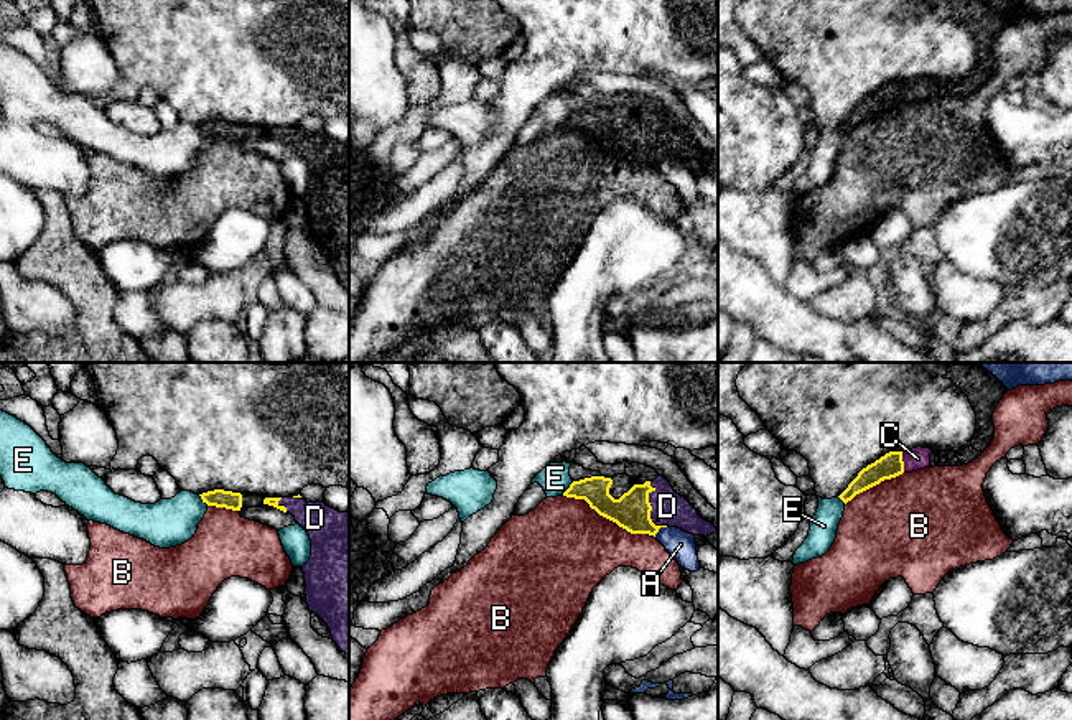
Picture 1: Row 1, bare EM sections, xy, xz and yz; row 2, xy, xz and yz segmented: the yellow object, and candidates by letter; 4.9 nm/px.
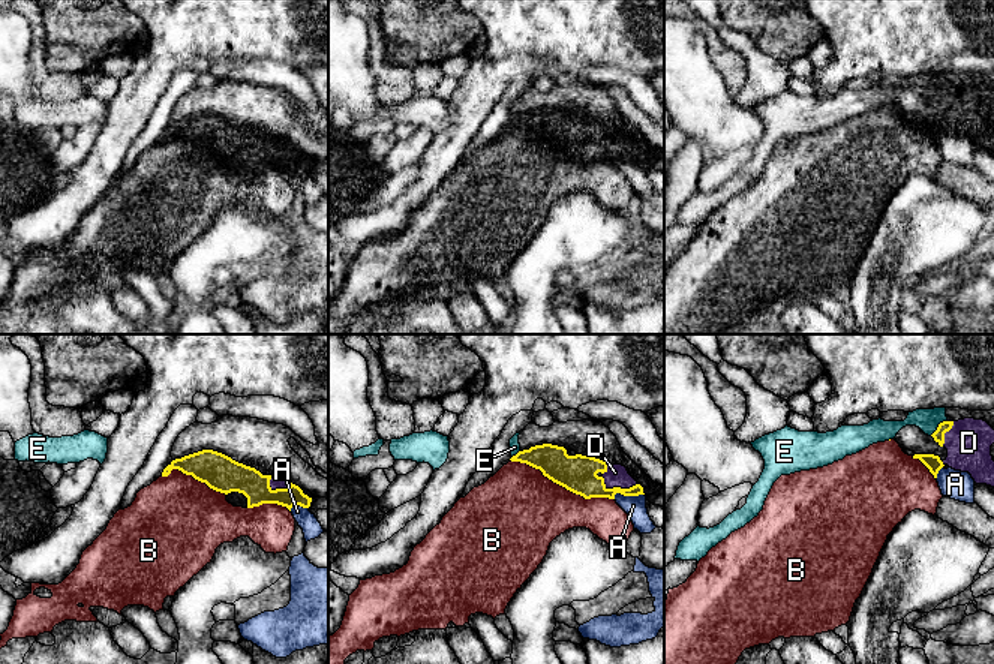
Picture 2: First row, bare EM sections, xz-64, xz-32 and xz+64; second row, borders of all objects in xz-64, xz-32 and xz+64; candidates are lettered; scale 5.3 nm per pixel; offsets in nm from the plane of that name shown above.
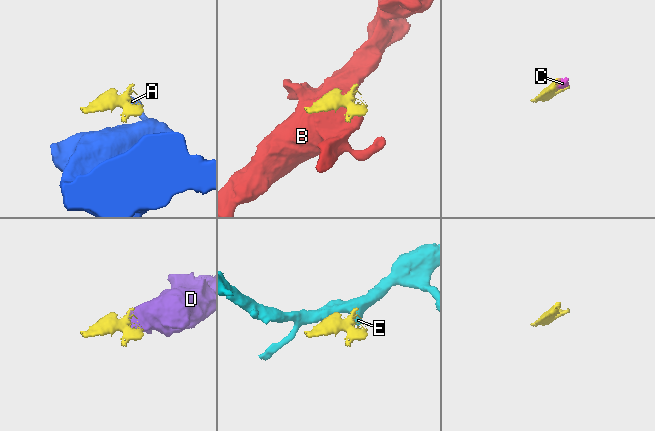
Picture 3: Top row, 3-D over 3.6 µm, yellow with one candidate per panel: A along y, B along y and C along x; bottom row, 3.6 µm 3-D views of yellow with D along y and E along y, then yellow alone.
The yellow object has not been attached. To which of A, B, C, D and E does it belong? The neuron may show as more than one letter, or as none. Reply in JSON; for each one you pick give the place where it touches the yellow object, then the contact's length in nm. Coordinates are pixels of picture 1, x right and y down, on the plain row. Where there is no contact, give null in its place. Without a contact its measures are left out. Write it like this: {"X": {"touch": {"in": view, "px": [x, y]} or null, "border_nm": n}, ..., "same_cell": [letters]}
{"C": {"touch": {"in": "yz", "px": [903, 93]}, "border_nm": 110}, "D": {"touch": {"in": "xz", "px": [651, 139]}, "border_nm": 240}, "same_cell": ["C", "D"]}

